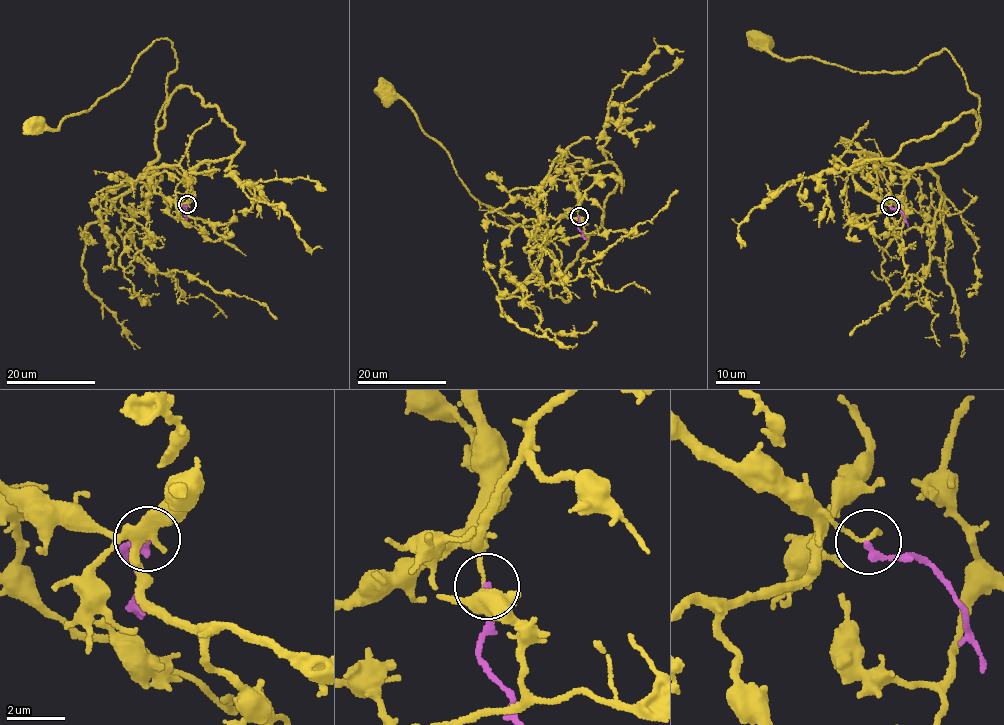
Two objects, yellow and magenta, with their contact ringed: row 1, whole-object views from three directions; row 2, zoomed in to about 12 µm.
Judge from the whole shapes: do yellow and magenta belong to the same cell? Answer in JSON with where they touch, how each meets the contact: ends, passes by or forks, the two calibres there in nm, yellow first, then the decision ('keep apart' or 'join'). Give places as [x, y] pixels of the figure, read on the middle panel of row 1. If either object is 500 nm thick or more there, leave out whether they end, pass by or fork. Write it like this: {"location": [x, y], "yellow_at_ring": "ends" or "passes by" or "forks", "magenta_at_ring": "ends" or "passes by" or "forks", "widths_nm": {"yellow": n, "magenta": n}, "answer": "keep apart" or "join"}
{"location": [579, 216], "yellow_at_ring": "ends", "magenta_at_ring": "ends", "widths_nm": {"yellow": 160, "magenta": 240}, "answer": "keep apart"}

